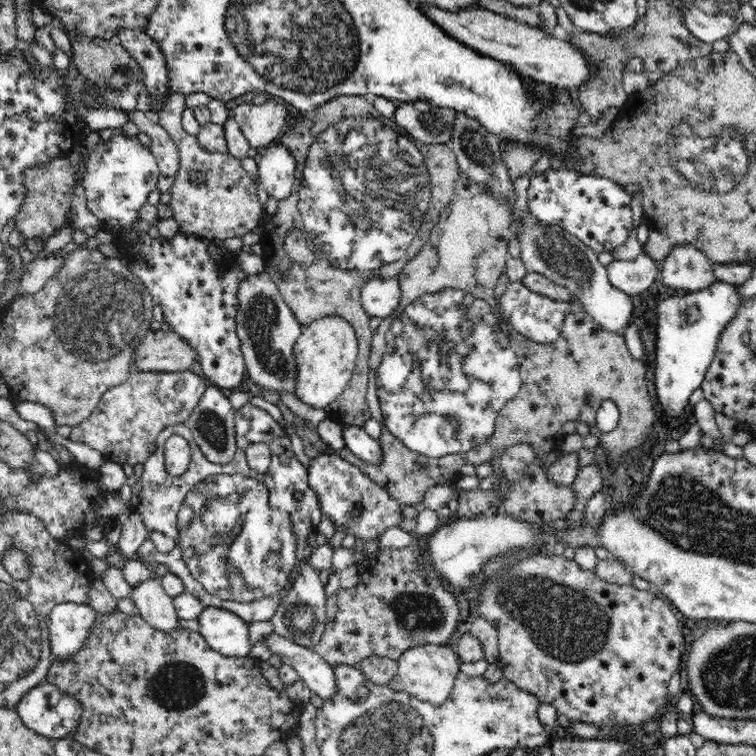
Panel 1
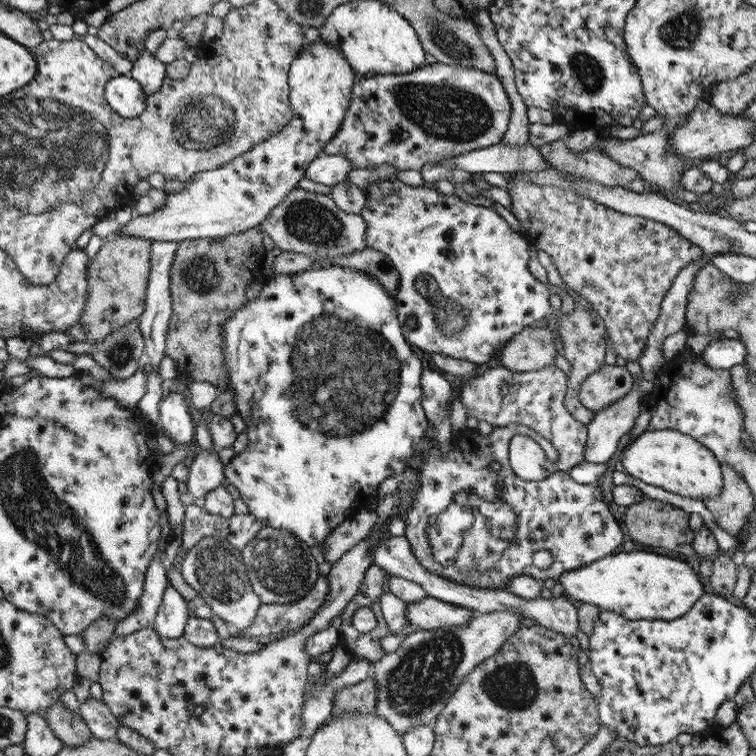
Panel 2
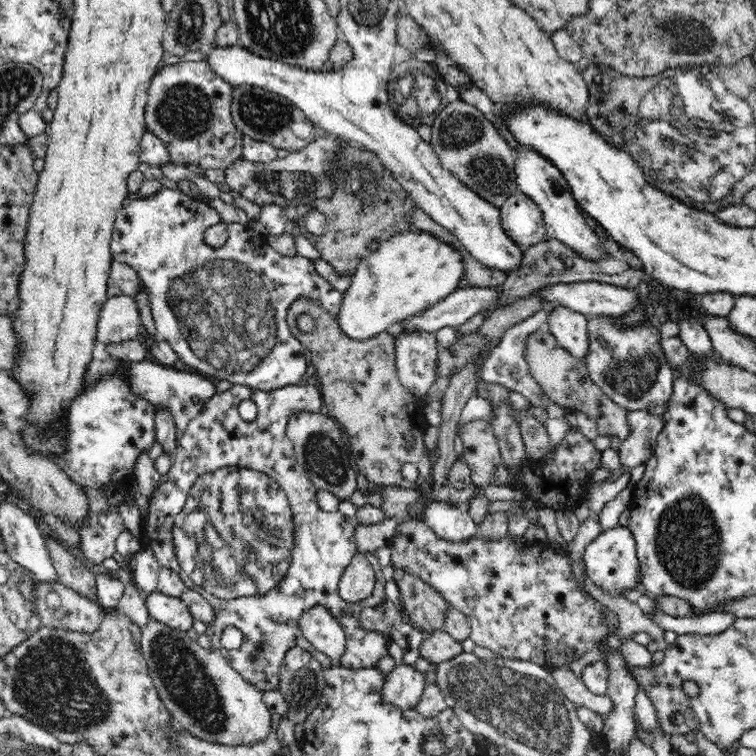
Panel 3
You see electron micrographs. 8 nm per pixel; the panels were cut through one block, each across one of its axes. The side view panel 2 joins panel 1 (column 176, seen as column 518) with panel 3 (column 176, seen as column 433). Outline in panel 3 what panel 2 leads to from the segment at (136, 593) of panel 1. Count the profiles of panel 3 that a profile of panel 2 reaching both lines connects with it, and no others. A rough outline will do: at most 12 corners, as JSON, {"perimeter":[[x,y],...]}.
{"perimeter":[[150,617],[141,651],[162,705],[192,736],[272,734],[264,692],[222,655]]}

